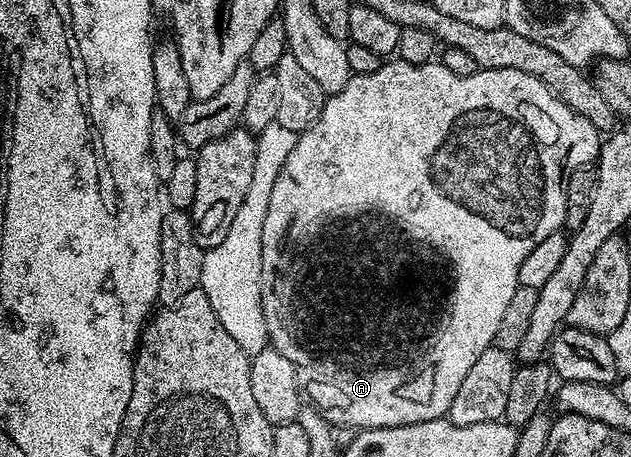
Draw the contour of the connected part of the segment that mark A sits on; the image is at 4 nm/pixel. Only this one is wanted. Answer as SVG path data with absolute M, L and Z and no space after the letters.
M387 61L373 73L352 75L351 80L345 85L345 89L341 89L335 95L326 96L323 112L319 115L319 119L308 131L299 135L293 153L289 153L285 165L279 170L277 181L273 181L269 213L265 215L265 229L261 229L261 281L259 284L261 285L261 309L265 313L267 338L270 346L275 347L281 353L281 357L285 357L295 366L300 392L306 398L308 395L312 399L308 400L318 410L324 413L336 411L339 414L337 416L338 422L356 429L400 427L401 425L413 425L421 421L444 418L449 405L453 405L453 397L457 397L457 389L461 385L461 381L465 381L469 369L473 369L473 365L477 362L477 357L481 357L481 353L485 353L485 349L493 346L497 324L500 323L501 316L504 315L505 309L509 306L509 300L513 298L513 293L520 287L519 270L525 261L525 257L529 257L529 253L533 253L533 248L539 242L545 241L545 237L549 237L549 233L558 231L563 227L565 189L567 187L565 176L573 169L594 164L600 146L600 132L596 131L593 125L589 125L585 121L585 117L572 113L569 105L563 104L556 95L549 93L549 89L545 89L545 85L541 85L541 81L537 81L537 77L523 75L521 69L489 69L488 71L476 69L471 75L458 75L449 69L445 69L442 62L439 61L422 63L421 65L402 61Z

